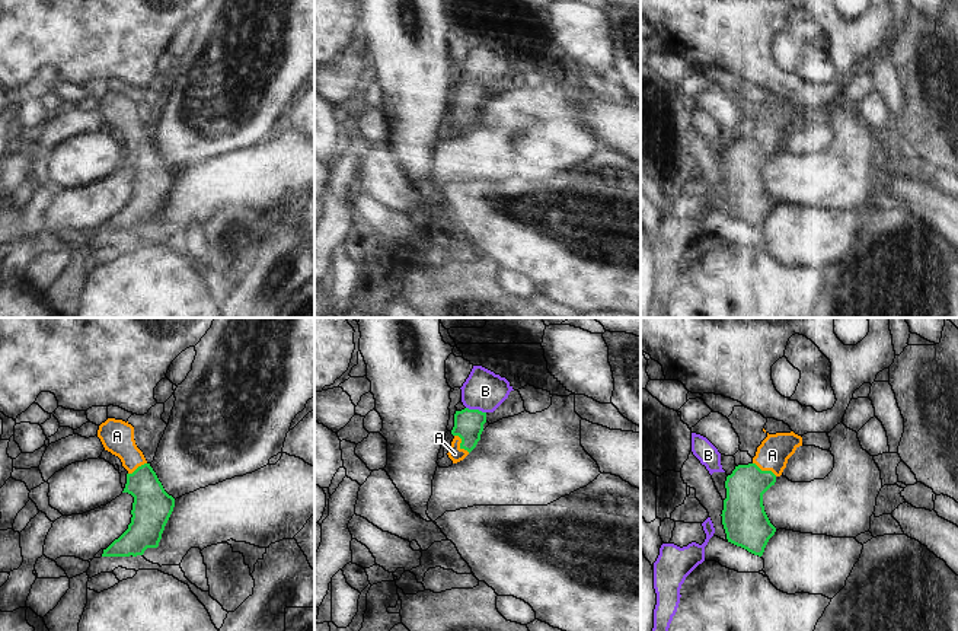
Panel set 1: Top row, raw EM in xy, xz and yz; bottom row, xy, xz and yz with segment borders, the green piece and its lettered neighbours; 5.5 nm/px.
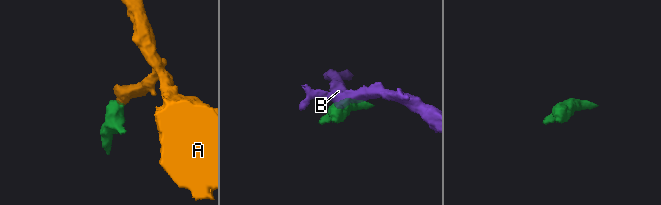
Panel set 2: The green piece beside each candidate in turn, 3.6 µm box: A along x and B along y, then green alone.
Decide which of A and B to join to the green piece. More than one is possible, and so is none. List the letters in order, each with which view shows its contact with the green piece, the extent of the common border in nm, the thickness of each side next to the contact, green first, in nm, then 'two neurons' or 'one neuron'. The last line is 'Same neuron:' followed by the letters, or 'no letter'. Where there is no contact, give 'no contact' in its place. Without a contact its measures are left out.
A: meets green in xz; contact 130 nm long; 160 nm thick on the green side, 80 nm on the other; one neuron
B: meets green in xz; contact 120 nm long; 160 nm thick on the green side, 220 nm on the other; two neurons
Same neuron: A

